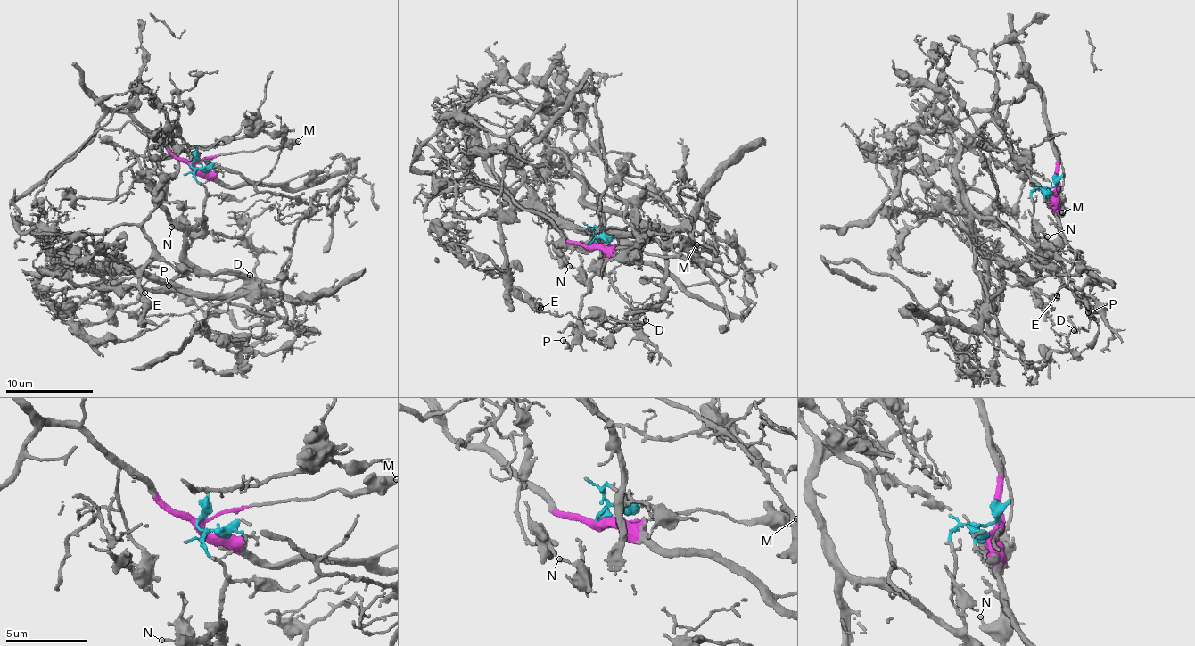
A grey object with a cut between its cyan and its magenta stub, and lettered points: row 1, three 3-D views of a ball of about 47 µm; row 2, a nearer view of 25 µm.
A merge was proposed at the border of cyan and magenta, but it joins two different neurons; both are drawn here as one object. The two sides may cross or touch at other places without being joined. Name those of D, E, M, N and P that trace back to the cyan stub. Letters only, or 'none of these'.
D, E, N, P

